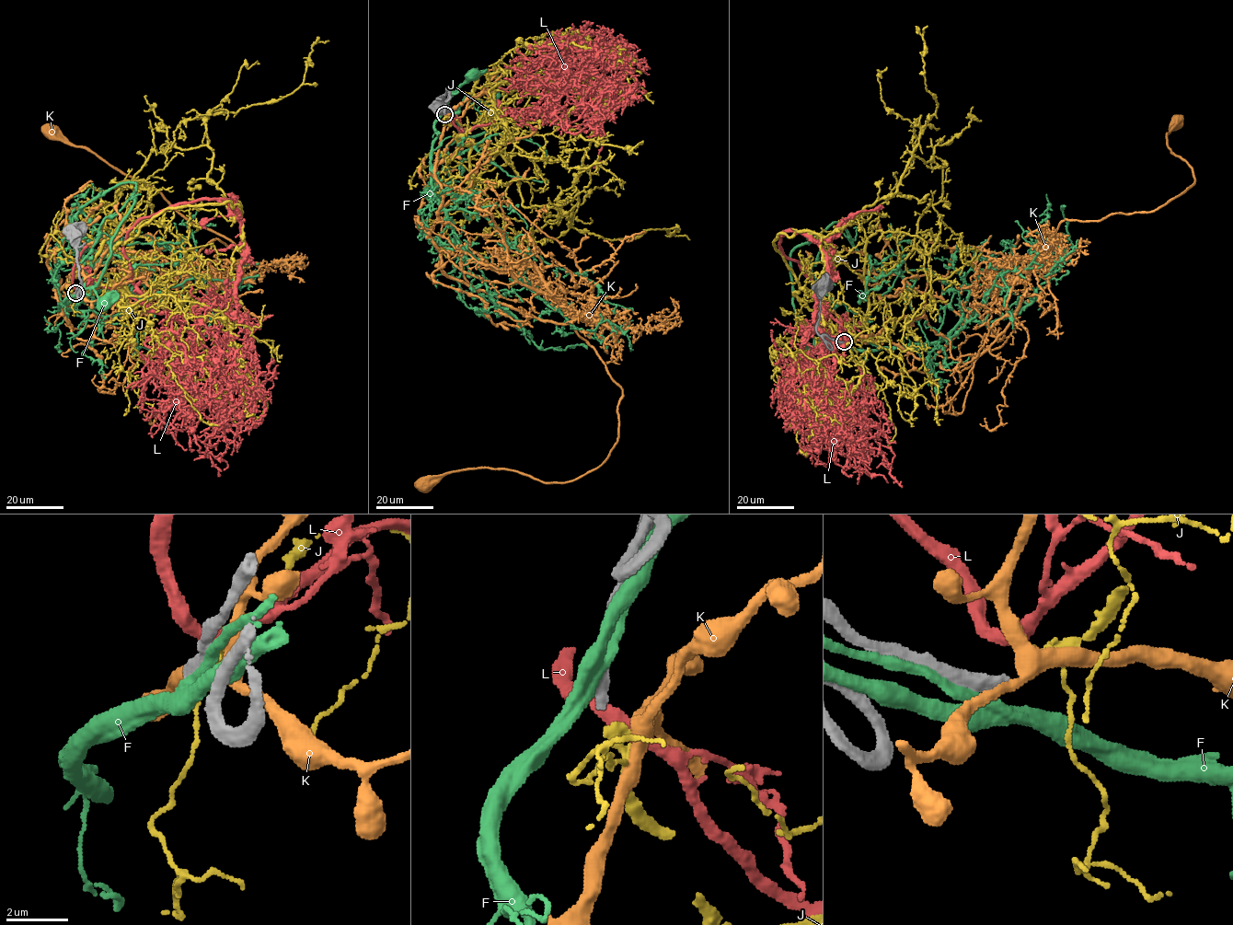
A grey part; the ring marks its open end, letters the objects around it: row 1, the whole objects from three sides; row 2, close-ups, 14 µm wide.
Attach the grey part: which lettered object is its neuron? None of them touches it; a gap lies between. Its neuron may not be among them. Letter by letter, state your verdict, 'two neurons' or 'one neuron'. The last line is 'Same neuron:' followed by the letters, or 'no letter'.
F: two neurons
J: one neuron
K: two neurons
L: two neurons
Same neuron: J

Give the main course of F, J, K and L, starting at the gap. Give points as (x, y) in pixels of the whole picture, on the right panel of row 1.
F: (842, 343), (816, 339), (813, 347), (808, 352)
J: (845, 341), (866, 283), (908, 256), (941, 198), (944, 165), (913, 156), (938, 106), (927, 26)
K: (844, 341), (930, 359), (991, 302), (1009, 260), (1060, 223), (1167, 203), (1194, 181), (1167, 144), (1175, 121)
L: (843, 339), (860, 322), (846, 344), (823, 334), (816, 294), (828, 263), (819, 243), (852, 215), (882, 207)

